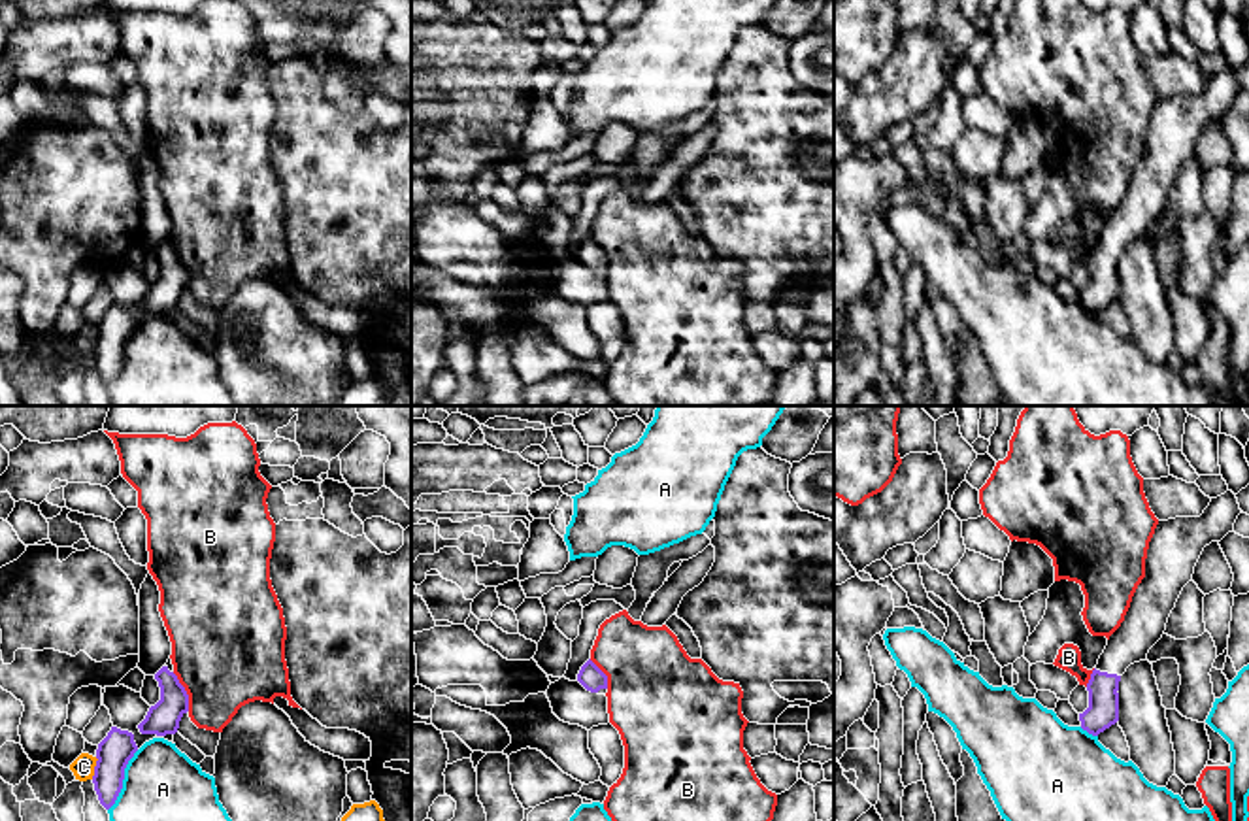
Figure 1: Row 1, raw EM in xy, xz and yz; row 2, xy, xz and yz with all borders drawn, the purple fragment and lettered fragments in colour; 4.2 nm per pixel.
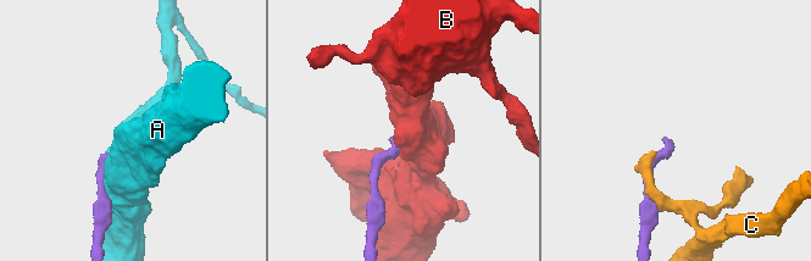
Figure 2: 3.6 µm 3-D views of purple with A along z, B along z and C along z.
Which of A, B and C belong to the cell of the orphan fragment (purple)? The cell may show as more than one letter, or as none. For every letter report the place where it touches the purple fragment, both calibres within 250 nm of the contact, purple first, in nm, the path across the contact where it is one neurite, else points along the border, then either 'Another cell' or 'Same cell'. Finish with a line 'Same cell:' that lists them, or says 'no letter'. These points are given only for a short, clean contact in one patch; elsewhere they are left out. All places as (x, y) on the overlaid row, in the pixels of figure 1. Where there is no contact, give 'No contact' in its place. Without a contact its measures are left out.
A: Touches purple at xy (123, 778). Thickness 150 nm (purple) against 320 nm. Another cell
B: Touches purple at xy (185, 691). Thickness 140 nm (purple) against 480 nm. Boundary: xy (172, 672), (187, 695), (189, 710). Another cell
C: Touches purple at xy (95, 769). Thickness 150 nm (purple) against 100 nm. Another cell
Same cell: no letter

